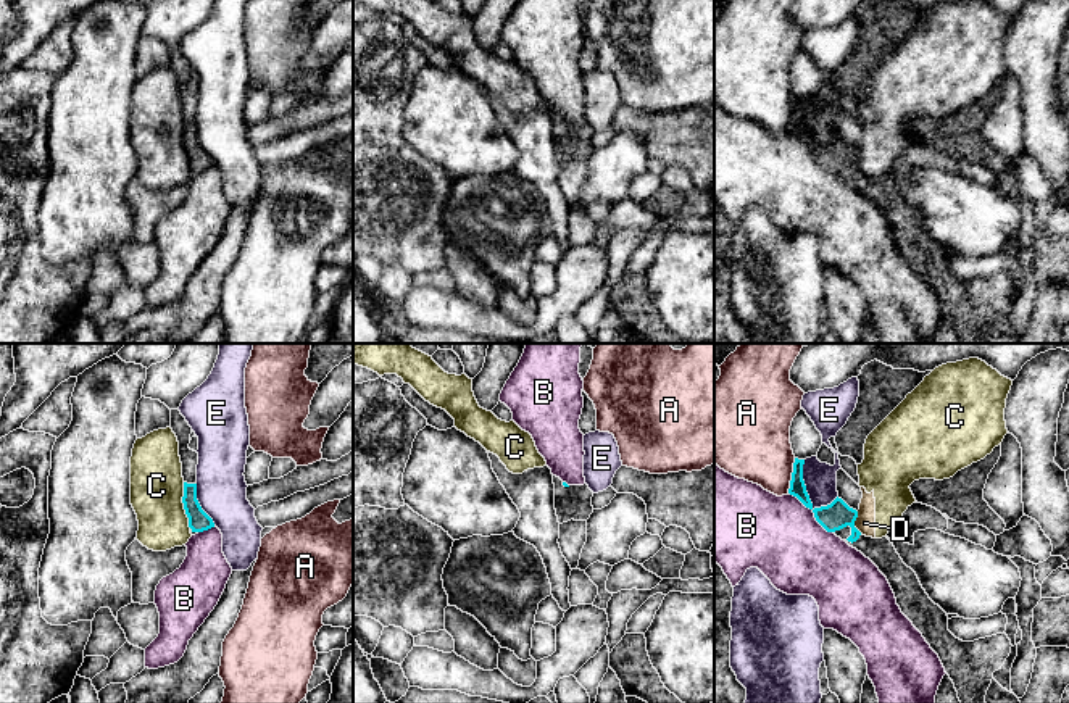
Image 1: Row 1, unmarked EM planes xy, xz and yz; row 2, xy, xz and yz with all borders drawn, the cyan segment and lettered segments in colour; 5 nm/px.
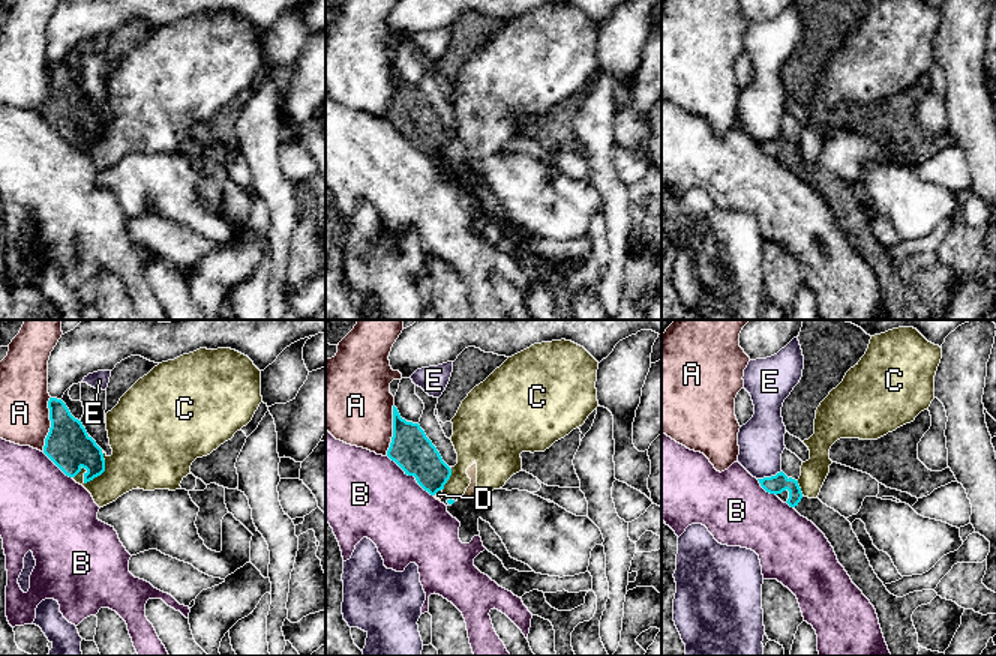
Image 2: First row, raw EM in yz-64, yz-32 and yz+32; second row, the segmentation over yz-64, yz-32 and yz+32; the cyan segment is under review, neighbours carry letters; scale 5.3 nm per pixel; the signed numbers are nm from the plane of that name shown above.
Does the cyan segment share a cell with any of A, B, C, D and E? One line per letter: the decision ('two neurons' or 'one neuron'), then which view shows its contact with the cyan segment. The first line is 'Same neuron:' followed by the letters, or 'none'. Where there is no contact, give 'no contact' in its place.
Same neuron: none
A: two neurons; meets cyan in yz
B: two neurons; meets cyan in yz
C: two neurons; meets cyan in xy
D: two neurons; meets cyan in yz
E: two neurons; meets cyan in yz

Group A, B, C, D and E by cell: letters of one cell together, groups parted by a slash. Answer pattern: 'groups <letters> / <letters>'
groups A / B / C D / E

